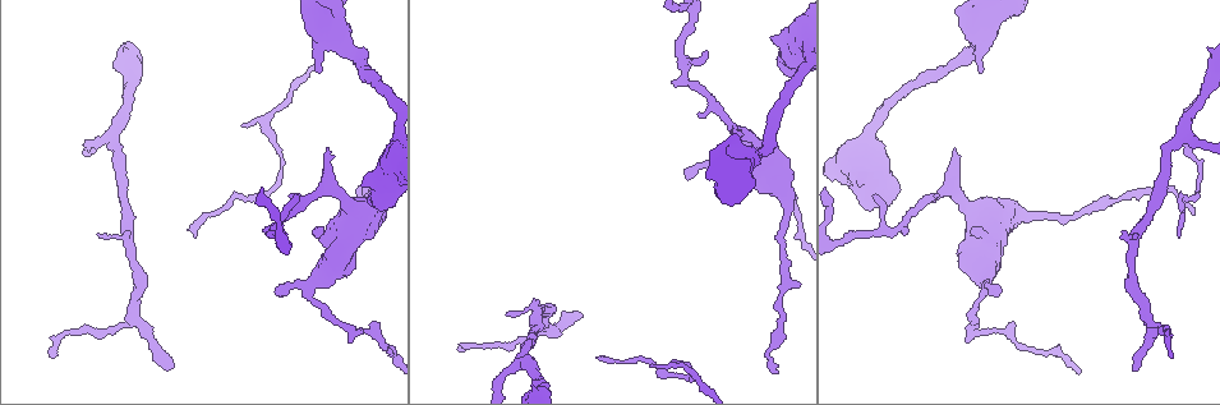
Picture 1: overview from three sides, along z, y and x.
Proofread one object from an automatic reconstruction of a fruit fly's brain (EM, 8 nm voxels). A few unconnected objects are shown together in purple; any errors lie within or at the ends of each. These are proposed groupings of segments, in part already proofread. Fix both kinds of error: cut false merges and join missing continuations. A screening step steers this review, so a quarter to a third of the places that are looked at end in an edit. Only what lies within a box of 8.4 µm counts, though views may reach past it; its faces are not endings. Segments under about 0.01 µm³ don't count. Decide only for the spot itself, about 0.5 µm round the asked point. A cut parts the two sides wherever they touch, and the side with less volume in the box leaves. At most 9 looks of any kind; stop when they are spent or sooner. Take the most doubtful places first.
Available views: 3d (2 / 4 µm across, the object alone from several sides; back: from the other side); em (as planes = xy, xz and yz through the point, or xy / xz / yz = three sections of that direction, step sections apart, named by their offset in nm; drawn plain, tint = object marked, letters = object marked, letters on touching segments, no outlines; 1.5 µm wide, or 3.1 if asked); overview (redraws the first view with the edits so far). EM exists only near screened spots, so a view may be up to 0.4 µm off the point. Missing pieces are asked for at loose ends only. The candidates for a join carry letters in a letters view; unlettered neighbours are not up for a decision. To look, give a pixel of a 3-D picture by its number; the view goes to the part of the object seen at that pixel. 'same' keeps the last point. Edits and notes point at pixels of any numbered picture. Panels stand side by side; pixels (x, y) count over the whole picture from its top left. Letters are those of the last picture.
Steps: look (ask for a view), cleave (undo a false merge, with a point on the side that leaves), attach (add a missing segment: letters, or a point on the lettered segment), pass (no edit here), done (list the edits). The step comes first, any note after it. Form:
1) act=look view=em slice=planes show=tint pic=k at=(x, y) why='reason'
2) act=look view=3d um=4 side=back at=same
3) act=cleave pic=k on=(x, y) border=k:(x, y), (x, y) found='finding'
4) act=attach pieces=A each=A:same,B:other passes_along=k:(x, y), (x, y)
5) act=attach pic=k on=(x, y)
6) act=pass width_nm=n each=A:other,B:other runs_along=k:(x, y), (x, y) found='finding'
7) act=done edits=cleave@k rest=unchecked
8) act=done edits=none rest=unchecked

act=look view=em slice=planes show=letters pic=1 at=(983, 70) why='free end'

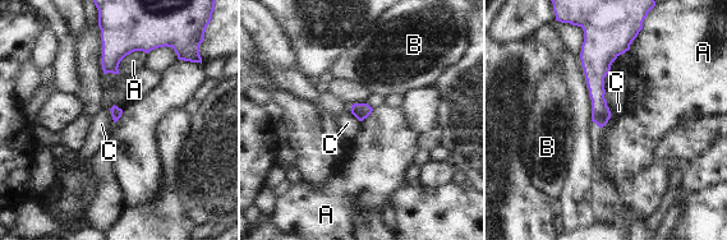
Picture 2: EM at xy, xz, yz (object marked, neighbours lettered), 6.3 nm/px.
act=pass each=A:other,B:other,C:other found='no lettered segment goes on from it'

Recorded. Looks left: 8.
act=look view=3d um=4 pic=1 at=(507, 312) why='branch stops here'

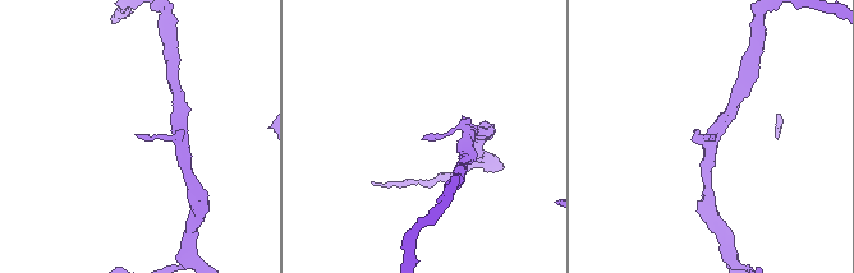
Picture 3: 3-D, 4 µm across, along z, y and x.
act=look view=em slice=planes show=letters pic=3 at=(136, 134)

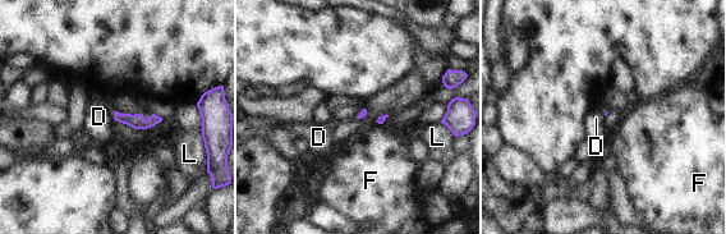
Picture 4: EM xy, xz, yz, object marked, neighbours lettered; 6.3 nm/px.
act=pass each=D:other,F:other,L:other border=4:(113, 111), (115, 120) found='no lettered segment goes on from it'

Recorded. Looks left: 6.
act=look view=em slice=planes show=tint pic=1 at=(982, 289) why='arms part here'

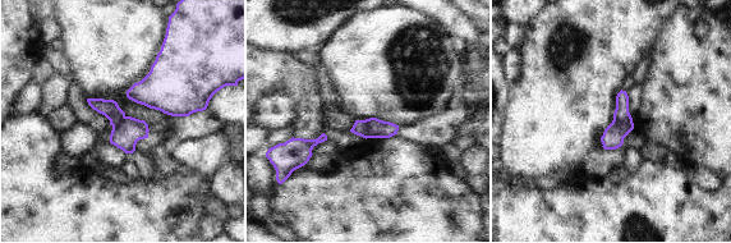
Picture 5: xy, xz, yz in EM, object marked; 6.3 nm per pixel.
act=look view=em slice=planes show=letters at=same why='see the neighbours'

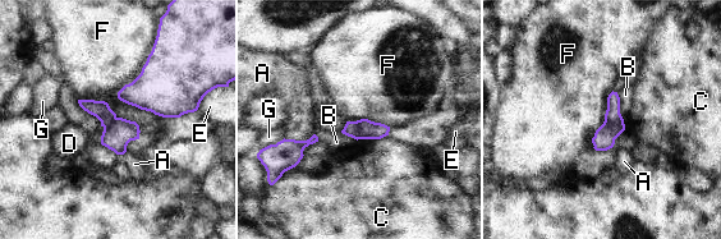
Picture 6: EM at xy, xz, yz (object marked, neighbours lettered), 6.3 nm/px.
act=cleave pic=6 on=(604, 139) each=A:other,B:other,C:other,D:other,E:other,F:other,G:other border=6:(605, 120), (623, 123) found='a second neuron is stuck on'

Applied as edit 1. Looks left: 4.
act=look view=em slice=xz step=8 show=tint pic=1 at=(1149, 322) why='three arms meet'

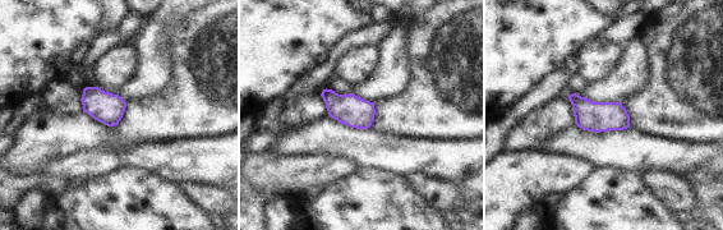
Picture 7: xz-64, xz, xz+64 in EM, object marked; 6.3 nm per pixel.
act=look view=em slice=planes show=letters at=same why='another direction'

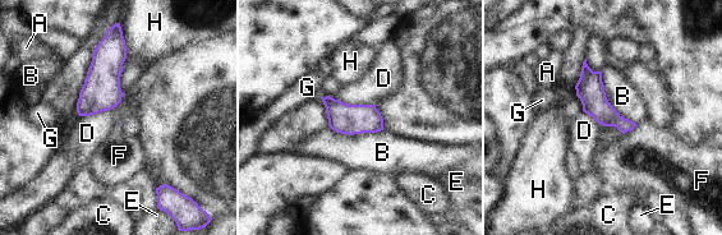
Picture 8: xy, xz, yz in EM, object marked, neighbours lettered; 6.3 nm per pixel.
act=pass each=A:other,B:other,C:other,D:other,E:other,F:other,G:other,H:other runs_along=8:(584, 69), (593, 98), (629, 127) found='one neuron here'

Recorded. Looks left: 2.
act=done edits=cleave@6 rest=unchecked

